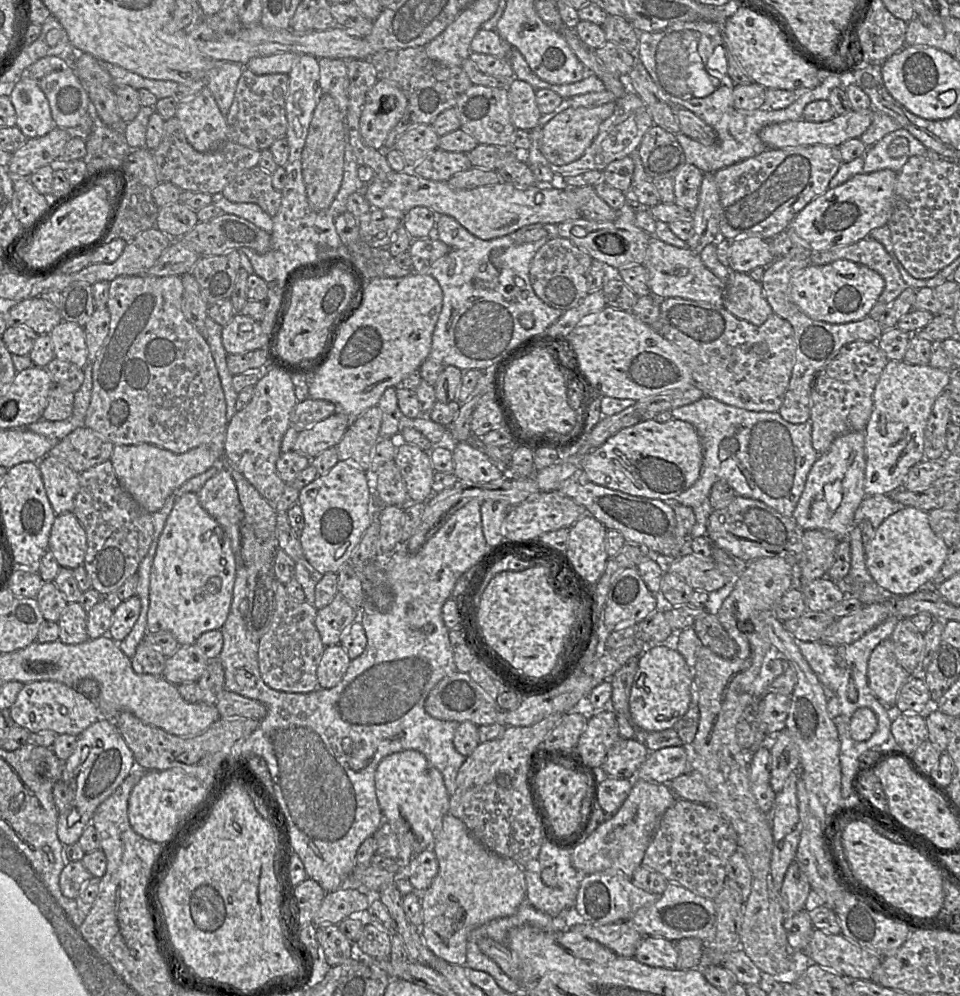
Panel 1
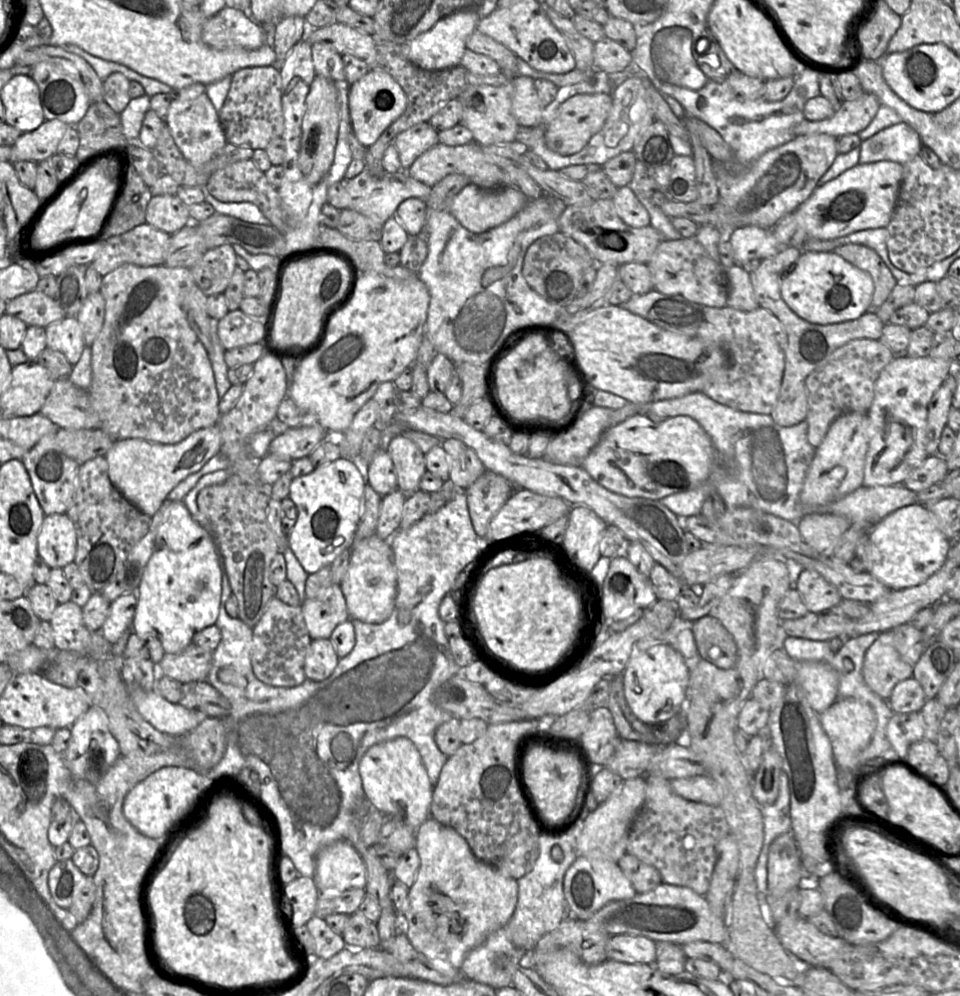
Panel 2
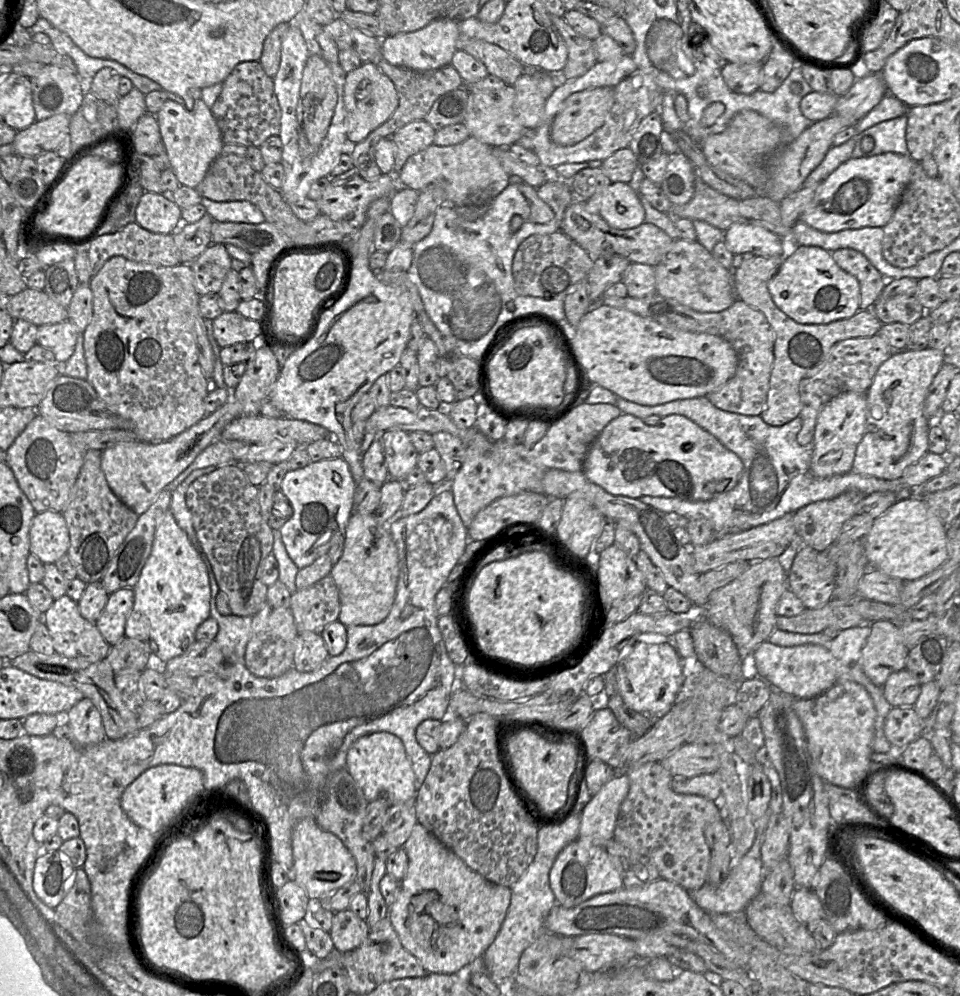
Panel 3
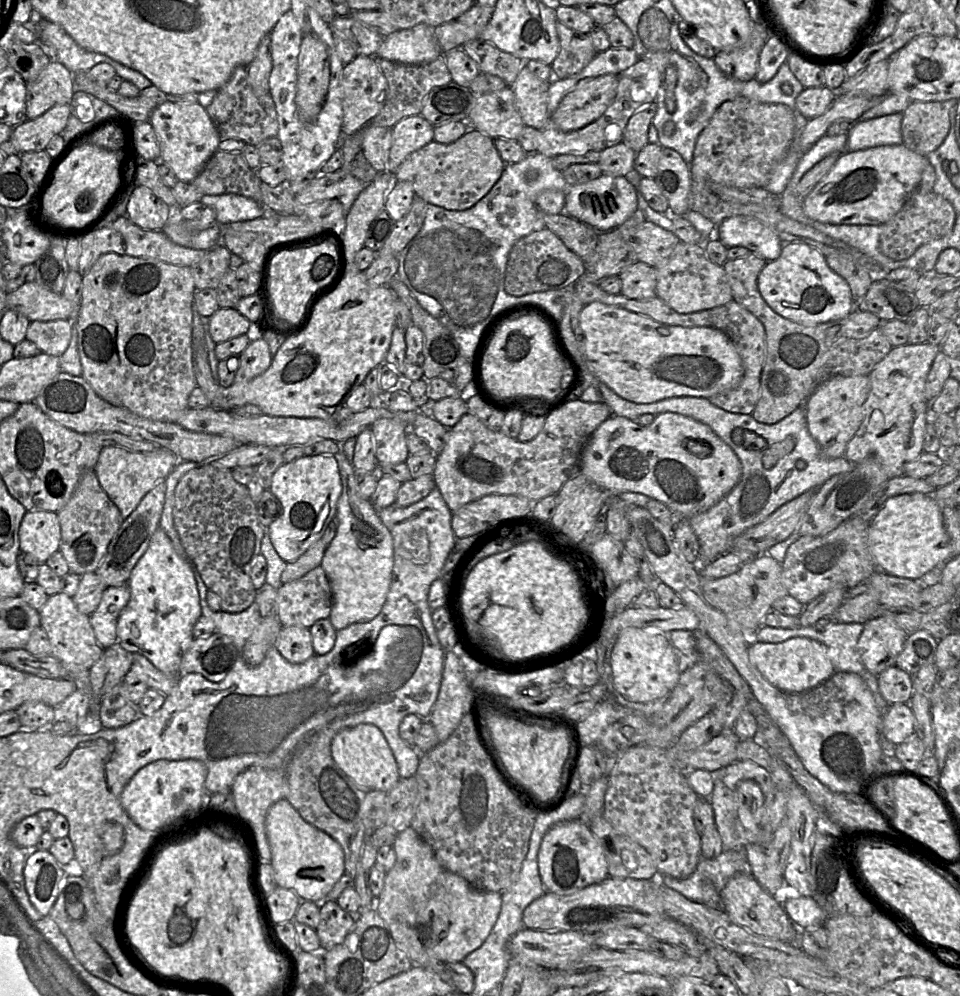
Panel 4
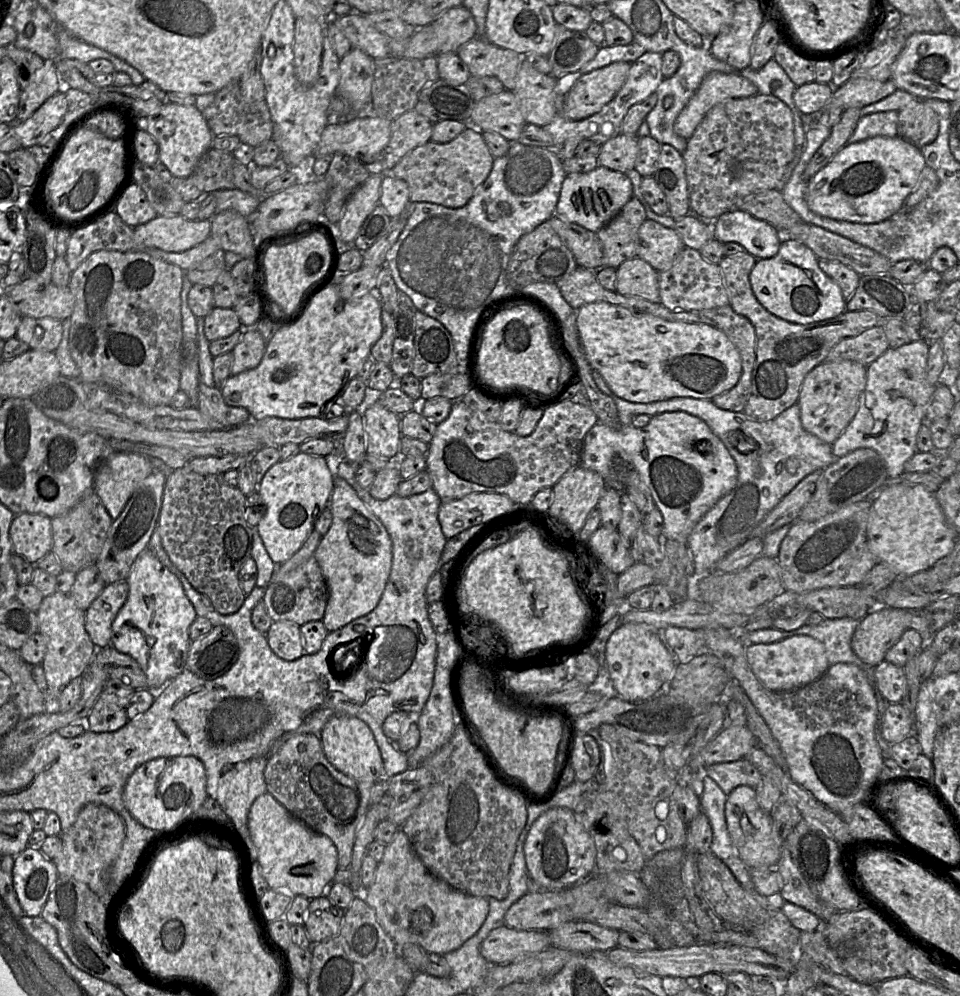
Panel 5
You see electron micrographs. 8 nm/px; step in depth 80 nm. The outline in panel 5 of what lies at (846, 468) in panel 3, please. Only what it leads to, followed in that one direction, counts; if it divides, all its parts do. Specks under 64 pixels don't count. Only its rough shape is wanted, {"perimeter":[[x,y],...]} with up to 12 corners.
{"perimeter":[[823,361],[797,401],[803,428],[832,445],[854,418],[866,367]]}

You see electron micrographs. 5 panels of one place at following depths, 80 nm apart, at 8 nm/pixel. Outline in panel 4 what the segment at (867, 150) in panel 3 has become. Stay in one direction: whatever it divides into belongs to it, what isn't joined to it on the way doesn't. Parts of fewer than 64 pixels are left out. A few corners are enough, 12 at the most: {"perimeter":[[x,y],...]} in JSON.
{"perimeter":[[902,113],[857,121],[844,151],[903,144]]}

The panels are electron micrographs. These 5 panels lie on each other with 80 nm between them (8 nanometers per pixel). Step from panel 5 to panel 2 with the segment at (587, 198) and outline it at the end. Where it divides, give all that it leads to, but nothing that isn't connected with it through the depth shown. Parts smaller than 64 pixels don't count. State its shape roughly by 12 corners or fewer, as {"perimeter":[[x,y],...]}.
{"perimeter":[[629,186],[612,199],[628,226],[650,225],[650,216]]}

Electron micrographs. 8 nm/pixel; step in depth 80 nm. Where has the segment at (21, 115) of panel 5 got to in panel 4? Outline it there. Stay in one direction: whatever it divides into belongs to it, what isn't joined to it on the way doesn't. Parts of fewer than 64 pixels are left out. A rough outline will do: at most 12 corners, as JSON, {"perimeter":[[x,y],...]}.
{"perimeter":[[52,59],[27,82],[28,119],[70,104],[74,74]]}

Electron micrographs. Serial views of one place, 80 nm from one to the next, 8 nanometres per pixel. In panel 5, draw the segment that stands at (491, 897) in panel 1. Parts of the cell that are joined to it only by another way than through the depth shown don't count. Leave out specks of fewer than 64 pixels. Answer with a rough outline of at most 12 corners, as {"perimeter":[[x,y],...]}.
{"perimeter":[[401,829],[365,901],[397,945],[442,956],[487,898],[435,877]]}

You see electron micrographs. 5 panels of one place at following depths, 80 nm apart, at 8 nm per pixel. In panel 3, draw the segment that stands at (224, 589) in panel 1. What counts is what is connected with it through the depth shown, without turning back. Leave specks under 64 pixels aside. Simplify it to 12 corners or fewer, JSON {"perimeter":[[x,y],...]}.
{"perimeter":[[168,510],[124,636],[163,663],[210,618],[207,562]]}

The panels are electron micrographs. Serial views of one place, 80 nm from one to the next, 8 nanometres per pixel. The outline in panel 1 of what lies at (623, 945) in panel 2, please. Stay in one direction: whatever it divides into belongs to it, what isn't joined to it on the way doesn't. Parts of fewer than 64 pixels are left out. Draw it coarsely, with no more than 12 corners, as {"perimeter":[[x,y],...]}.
{"perimeter":[[643,938],[633,957],[648,966],[675,969],[675,942]]}

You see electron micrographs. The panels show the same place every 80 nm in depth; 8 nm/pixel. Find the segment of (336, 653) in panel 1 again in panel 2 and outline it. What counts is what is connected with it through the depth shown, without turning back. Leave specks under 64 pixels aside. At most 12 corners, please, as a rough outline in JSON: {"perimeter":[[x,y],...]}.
{"perimeter":[[313,639],[306,678],[327,679],[339,660],[329,639]]}

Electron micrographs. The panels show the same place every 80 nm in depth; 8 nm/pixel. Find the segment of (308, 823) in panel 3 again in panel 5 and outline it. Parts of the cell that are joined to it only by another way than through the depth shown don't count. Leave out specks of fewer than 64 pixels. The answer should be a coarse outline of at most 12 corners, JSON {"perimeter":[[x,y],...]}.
{"perimeter":[[268,792],[248,829],[270,889],[324,895],[340,868],[329,837]]}

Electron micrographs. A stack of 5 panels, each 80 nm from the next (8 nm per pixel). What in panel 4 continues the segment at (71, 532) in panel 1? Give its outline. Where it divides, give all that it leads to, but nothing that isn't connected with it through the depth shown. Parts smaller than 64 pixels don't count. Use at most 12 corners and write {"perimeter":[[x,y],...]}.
{"perimeter":[[26,512],[20,551],[39,563],[59,550],[58,514]]}

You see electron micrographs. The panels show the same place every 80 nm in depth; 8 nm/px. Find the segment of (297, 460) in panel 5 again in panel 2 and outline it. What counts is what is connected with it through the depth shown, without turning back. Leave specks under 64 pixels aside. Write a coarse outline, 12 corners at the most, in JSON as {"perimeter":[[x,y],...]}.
{"perimeter":[[341,457],[291,481],[308,574],[351,549],[365,482]]}

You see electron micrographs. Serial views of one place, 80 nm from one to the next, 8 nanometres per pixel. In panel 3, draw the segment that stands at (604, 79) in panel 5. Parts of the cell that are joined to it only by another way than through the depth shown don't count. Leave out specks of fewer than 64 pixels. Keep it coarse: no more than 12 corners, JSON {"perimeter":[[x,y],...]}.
{"perimeter":[[611,87],[569,95],[552,141],[579,143],[604,124]]}

